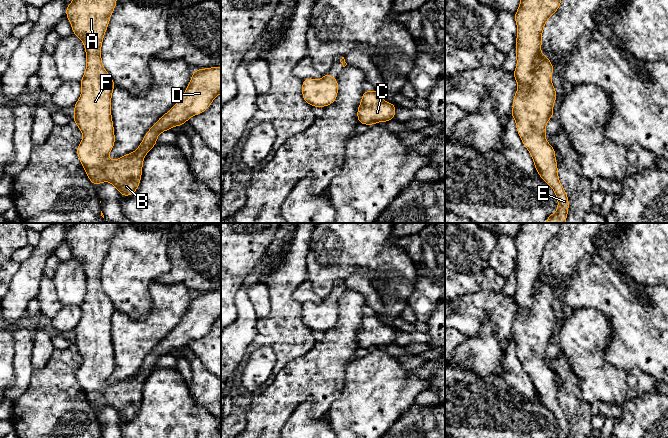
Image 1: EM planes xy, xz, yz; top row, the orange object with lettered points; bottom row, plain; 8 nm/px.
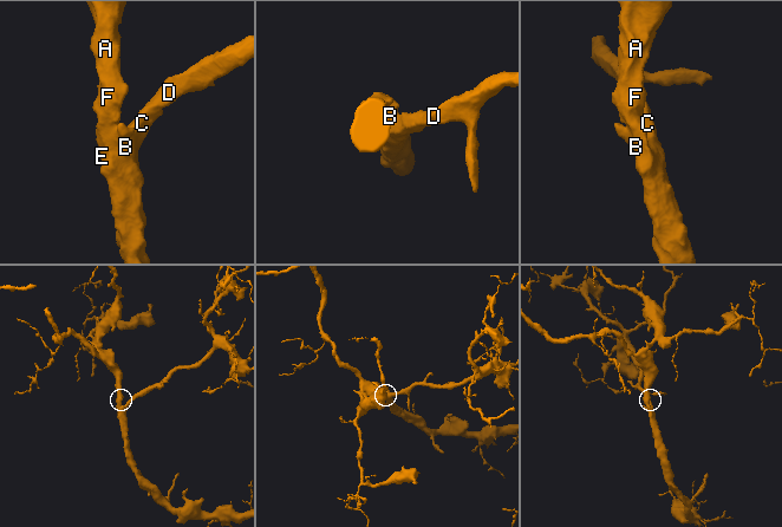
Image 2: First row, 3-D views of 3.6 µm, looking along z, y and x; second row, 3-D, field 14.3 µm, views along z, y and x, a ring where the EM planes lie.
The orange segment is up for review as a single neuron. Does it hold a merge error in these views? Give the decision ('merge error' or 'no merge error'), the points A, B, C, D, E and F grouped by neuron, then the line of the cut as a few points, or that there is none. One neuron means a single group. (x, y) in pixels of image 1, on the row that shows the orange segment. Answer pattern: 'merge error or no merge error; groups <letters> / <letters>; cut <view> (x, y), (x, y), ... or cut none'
no merge error; groups A B C D E F; cut none

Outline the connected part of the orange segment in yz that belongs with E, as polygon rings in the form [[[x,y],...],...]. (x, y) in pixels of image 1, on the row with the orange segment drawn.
[[[520,0],[520,6],[514,14],[517,24],[515,44],[517,66],[513,76],[518,83],[518,90],[514,94],[510,116],[515,119],[517,133],[528,149],[540,178],[554,190],[557,197],[557,210],[547,216],[546,223],[565,223],[569,210],[568,196],[559,181],[556,150],[545,139],[547,122],[555,115],[553,106],[557,92],[551,81],[551,75],[555,71],[553,65],[547,56],[541,54],[541,37],[545,23],[560,8],[560,5],[561,0]]]

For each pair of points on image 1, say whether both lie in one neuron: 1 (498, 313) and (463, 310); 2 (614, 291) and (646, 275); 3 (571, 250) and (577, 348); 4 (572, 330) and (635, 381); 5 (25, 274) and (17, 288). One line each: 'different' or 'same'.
1: same
2: different
3: different
4: same
5: same

